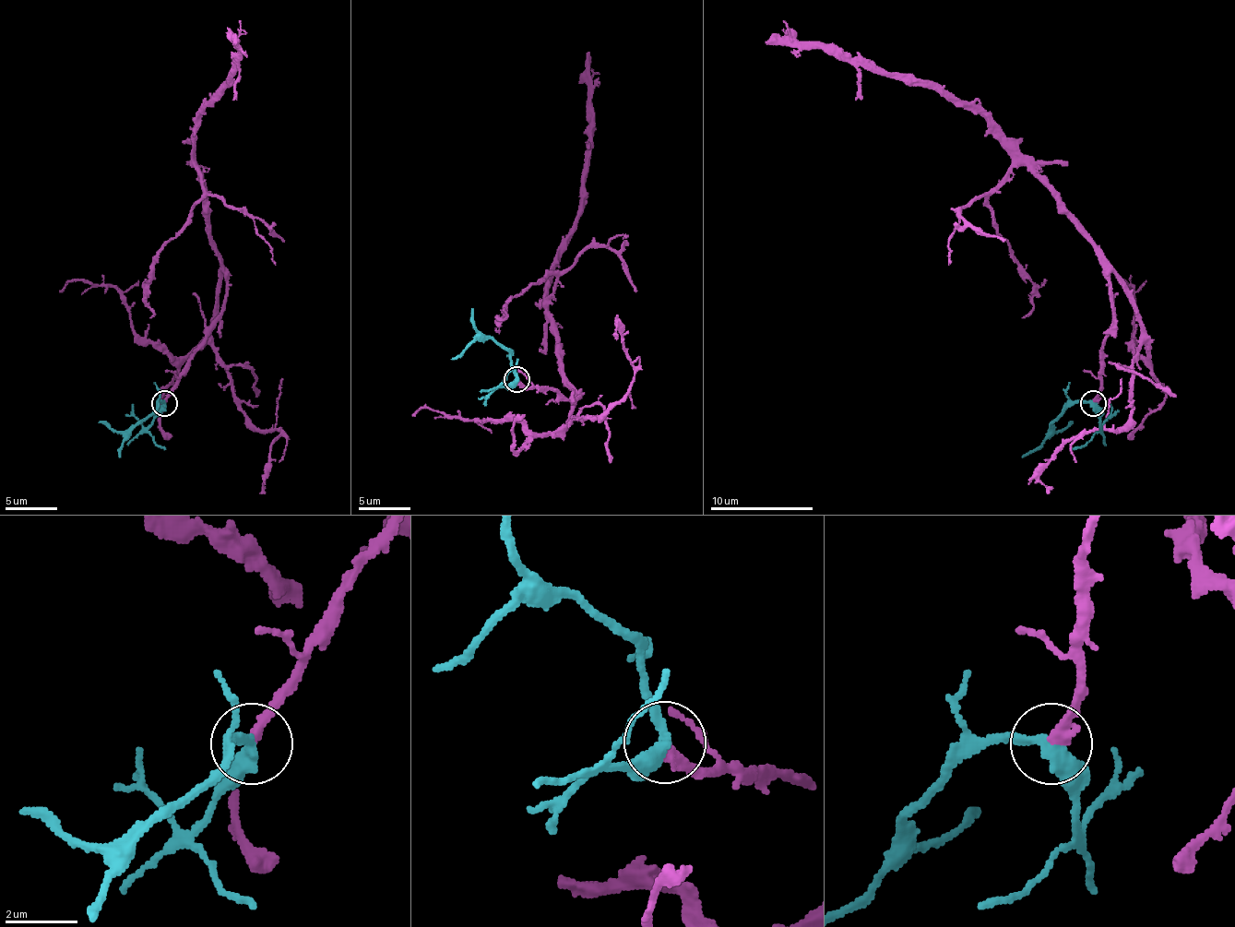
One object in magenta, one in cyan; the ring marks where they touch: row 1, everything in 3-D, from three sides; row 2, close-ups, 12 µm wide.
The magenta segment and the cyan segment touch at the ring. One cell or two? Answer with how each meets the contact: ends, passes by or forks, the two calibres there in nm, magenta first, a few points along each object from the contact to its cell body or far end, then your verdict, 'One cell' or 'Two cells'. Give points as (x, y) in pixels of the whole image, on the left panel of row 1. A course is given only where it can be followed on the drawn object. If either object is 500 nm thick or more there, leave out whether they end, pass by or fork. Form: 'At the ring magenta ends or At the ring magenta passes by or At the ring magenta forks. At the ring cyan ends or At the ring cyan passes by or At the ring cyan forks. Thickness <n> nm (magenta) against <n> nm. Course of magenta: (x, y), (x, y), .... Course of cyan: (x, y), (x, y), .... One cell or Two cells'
At the ring magenta ends. At the ring cyan passes by. Thickness 280 nm (magenta) against 360 nm. Course of magenta: (163, 402), (220, 312), (225, 280), (209, 237), (207, 188), (195, 160), (195, 121), (238, 66), (235, 41). Course of cyan: (163, 402), (159, 402), (137, 422), (120, 431), (112, 431), (99, 420). One cell

